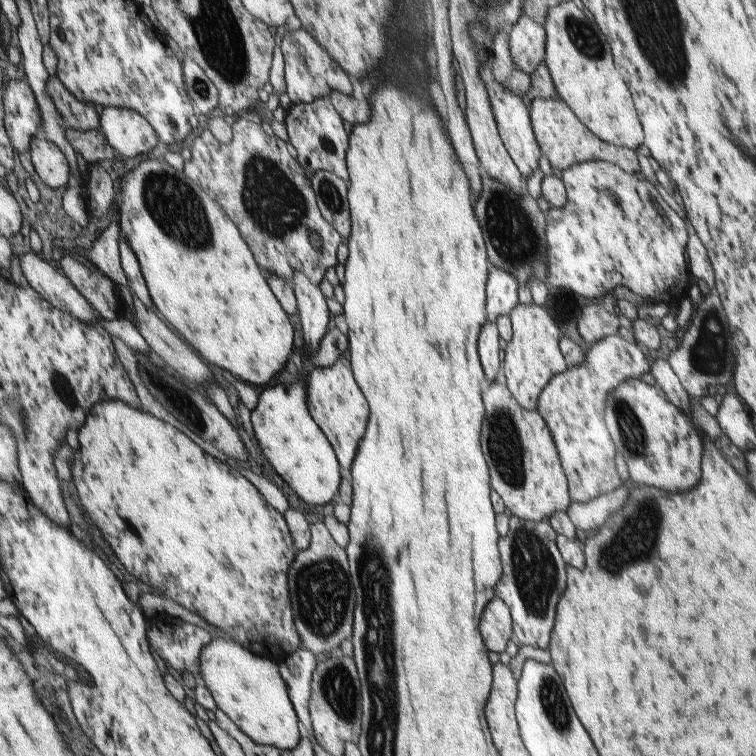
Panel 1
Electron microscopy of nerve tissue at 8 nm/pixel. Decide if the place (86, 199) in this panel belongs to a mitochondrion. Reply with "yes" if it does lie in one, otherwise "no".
no

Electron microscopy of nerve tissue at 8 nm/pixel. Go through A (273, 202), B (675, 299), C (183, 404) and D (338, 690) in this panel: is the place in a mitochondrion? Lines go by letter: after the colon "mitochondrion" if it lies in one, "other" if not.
A: mitochondrion
B: other
C: mitochondrion
D: mitochondrion

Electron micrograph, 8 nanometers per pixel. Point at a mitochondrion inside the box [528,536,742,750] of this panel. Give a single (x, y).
(551, 697)

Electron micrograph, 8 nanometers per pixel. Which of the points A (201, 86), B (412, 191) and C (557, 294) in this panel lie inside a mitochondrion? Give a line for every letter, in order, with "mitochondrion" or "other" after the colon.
A: mitochondrion
B: other
C: mitochondrion

